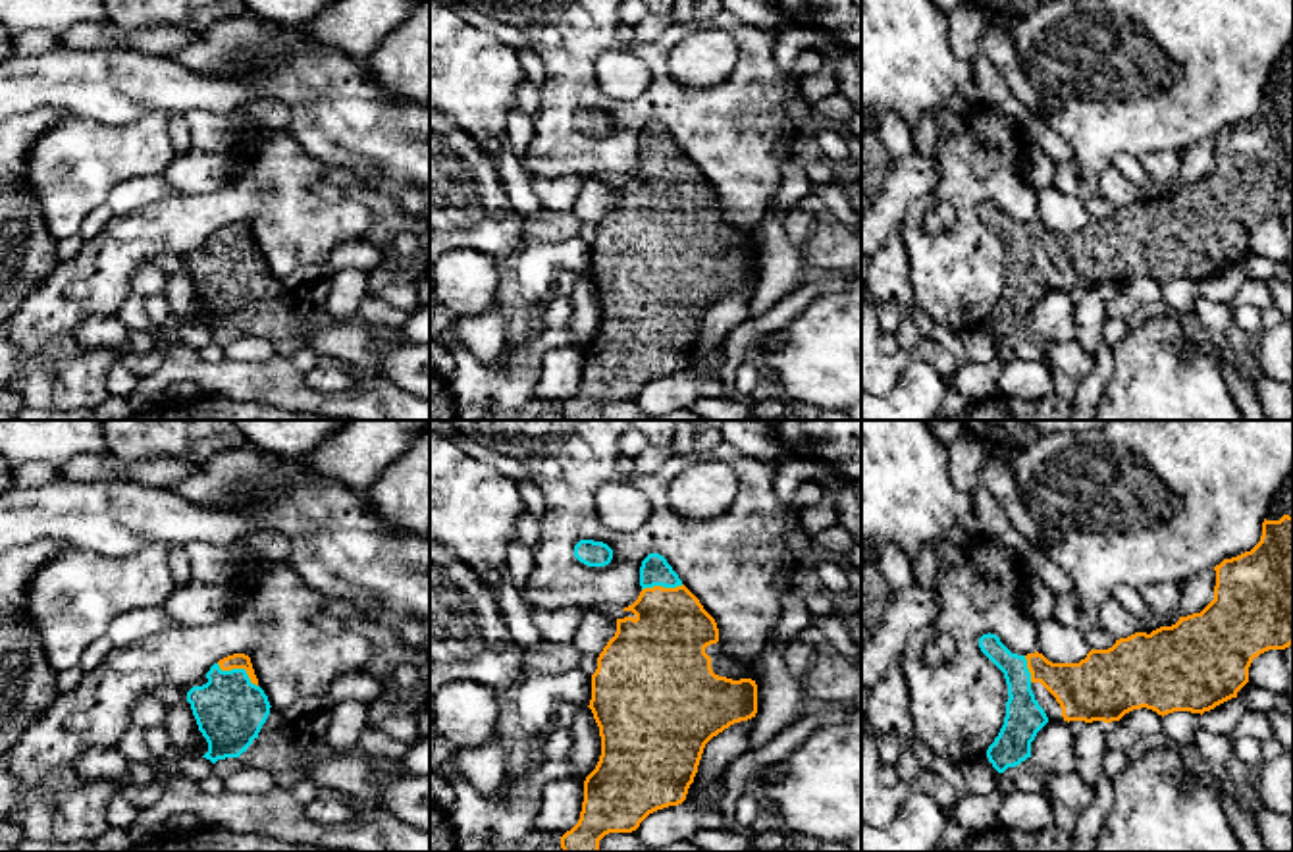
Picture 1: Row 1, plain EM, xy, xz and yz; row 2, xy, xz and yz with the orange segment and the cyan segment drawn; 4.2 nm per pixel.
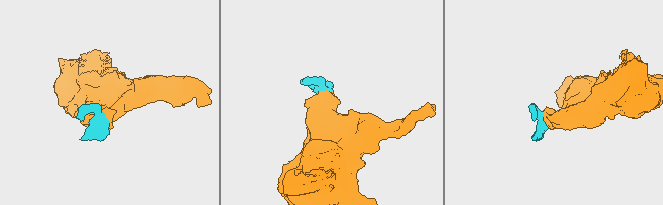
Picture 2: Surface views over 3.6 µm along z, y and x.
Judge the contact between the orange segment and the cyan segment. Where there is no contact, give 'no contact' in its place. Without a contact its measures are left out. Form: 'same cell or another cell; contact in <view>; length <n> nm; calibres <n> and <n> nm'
same cell; contact in xy; length 200 nm; calibres 60 and 300 nm

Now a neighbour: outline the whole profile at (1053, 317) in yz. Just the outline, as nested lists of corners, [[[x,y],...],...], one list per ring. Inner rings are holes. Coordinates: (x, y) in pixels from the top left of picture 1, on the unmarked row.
[[[1048,289],[1031,310],[1031,326],[1044,341],[1075,339],[1075,305],[1068,289]]]

